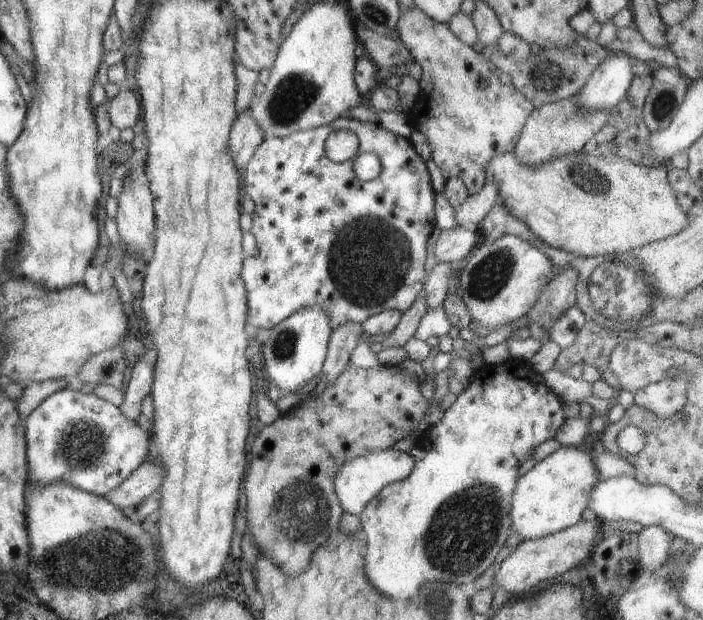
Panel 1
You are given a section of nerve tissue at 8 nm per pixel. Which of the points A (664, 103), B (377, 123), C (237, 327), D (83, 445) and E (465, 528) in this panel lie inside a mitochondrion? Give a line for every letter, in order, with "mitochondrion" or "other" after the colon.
A: mitochondrion
B: other
C: other
D: mitochondrion
E: mitochondrion

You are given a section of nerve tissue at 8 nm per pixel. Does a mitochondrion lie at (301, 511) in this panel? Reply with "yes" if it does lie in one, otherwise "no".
yes

